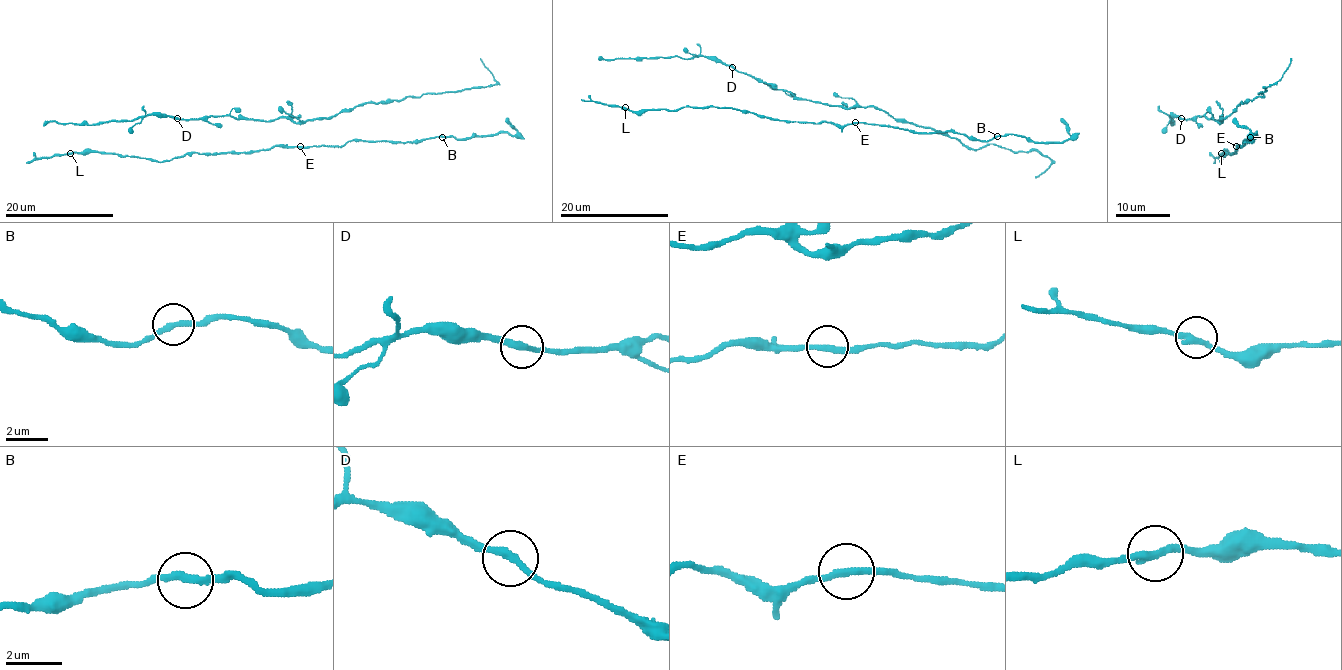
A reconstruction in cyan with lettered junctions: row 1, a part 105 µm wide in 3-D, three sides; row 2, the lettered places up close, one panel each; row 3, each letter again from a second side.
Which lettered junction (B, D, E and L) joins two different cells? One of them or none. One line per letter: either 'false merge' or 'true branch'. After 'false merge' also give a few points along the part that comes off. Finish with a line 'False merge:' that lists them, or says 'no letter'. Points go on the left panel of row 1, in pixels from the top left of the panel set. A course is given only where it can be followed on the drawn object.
B: true branch
D: true branch
E: true branch
L: true branch
False merge: no letter

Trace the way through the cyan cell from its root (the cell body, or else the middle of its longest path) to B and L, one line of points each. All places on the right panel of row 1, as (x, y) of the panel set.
B: (1236, 146), (1255, 138), (1250, 137)
L: (1236, 146), (1239, 146), (1235, 148), (1236, 152), (1226, 153), (1220, 161), (1226, 152), (1221, 153)

